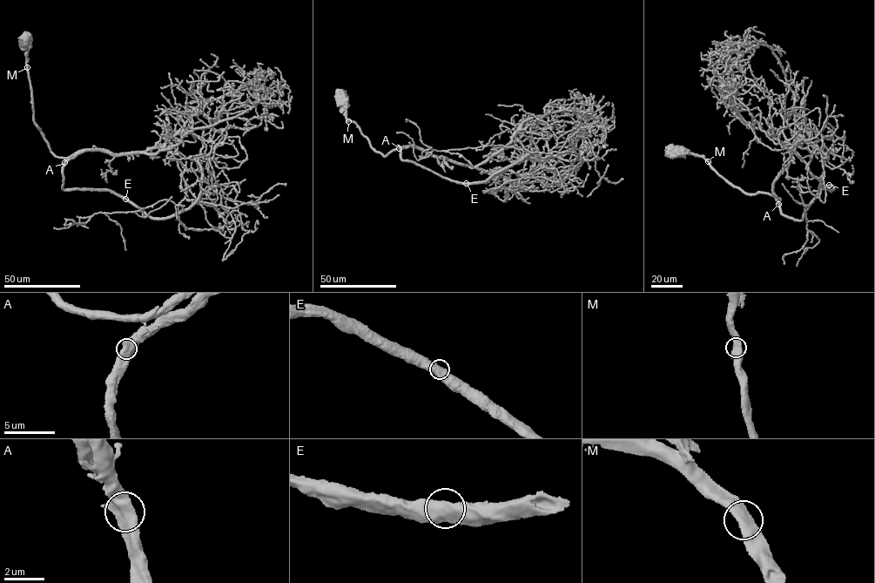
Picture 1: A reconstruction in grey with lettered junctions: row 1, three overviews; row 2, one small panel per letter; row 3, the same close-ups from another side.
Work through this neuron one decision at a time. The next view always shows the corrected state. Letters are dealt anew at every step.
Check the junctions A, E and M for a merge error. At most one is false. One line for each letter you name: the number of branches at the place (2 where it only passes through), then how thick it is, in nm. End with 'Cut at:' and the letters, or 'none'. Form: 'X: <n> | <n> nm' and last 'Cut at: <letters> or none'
Cut at: none

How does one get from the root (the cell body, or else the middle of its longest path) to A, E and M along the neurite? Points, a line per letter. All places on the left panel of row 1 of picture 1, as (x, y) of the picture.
A: (26, 40), (26, 64), (34, 120), (50, 152), (56, 156), (69, 158), (64, 162)
E: (26, 40), (34, 120), (50, 152), (69, 158), (63, 169), (62, 188), (107, 190), (125, 199)
M: (26, 40), (27, 68)

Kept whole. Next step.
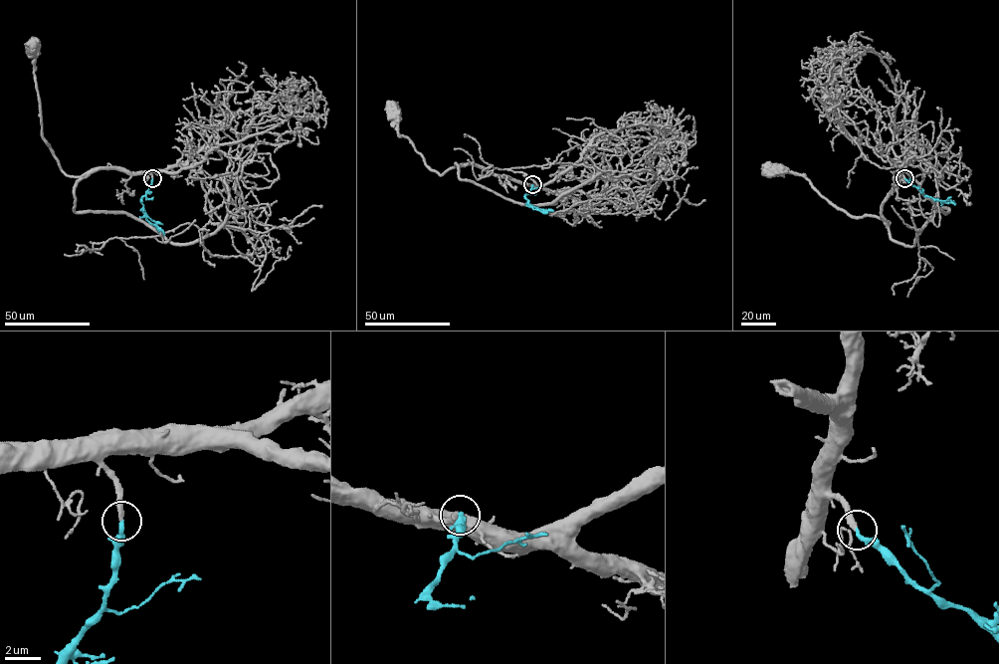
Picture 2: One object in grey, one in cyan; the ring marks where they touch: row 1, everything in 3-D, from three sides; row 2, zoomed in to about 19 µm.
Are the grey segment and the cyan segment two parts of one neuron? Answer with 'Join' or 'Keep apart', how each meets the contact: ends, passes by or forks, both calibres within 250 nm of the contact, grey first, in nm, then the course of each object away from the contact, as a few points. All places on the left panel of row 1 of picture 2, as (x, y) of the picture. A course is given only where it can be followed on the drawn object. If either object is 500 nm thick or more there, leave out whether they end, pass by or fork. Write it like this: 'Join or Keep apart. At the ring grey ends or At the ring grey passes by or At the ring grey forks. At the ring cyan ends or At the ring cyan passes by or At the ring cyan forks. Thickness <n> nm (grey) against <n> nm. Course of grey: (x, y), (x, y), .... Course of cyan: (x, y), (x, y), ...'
Join. At the ring grey ends. At the ring cyan ends. Thickness 300 nm (grey) against 240 nm. Course of grey: (152, 178), (149, 173), (108, 167), (75, 176), (61, 170), (42, 132), (34, 47). Course of cyan: (152, 178), (141, 199), (143, 211), (147, 220), (164, 235)

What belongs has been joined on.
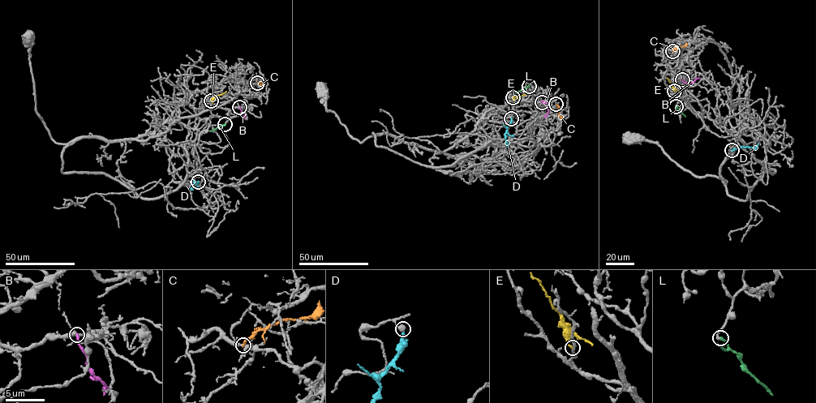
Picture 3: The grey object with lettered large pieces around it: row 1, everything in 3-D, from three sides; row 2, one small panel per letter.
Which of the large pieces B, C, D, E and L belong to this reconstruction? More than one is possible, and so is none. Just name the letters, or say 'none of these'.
L

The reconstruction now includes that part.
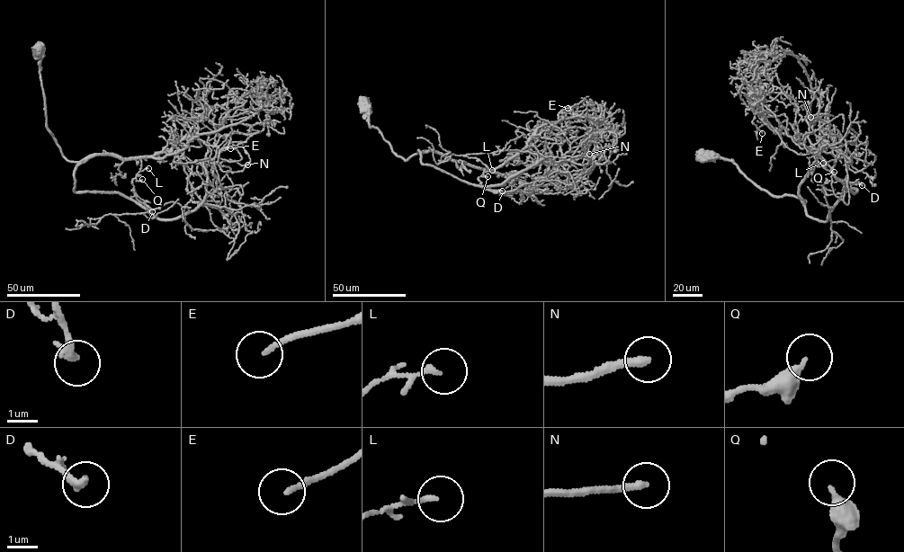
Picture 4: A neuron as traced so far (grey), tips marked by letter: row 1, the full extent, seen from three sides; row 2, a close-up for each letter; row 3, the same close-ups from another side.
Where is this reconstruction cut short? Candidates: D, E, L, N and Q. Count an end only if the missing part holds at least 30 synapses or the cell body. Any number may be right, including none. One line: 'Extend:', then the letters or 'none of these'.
Extend: N

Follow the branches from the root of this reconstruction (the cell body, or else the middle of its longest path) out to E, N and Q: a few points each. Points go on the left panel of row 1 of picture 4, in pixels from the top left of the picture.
E: (40, 49), (47, 126), (67, 160), (158, 158), (194, 138), (214, 146), (225, 134), (250, 135), (230, 148)
N: (40, 49), (47, 126), (67, 160), (158, 158), (183, 149), (189, 136), (206, 144), (210, 163), (247, 164)
Q: (40, 49), (46, 124), (63, 155), (77, 162), (107, 154), (138, 158), (140, 168), (136, 178), (142, 179)

